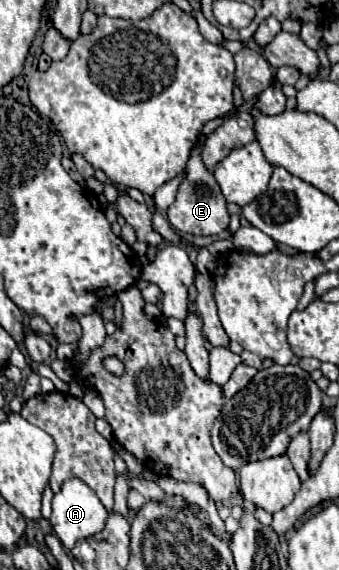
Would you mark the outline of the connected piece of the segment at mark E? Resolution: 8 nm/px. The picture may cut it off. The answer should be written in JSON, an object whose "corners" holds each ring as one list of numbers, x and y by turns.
{"corners":[[196,144,186,166,184,166,184,172,182,172,184,178,178,186,176,200,168,208,166,216,168,216,168,222,180,232,194,234,194,236,216,236,216,234,222,234,228,228,230,214,226,210,226,198,220,192,220,186,218,186,214,174,202,162,200,154,202,154,202,146]]}

